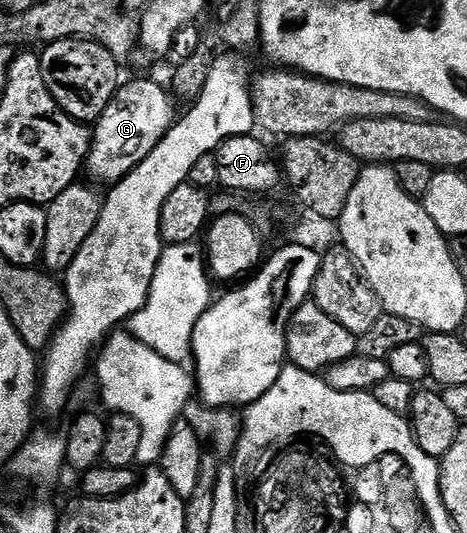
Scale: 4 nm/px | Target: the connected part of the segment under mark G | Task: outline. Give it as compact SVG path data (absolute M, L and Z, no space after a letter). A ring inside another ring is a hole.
M131 80L115 91L115 96L99 115L93 128L91 153L87 155L85 165L93 179L110 182L122 180L159 145L177 116L177 111L171 105L172 93L164 85L163 88L151 80Z

